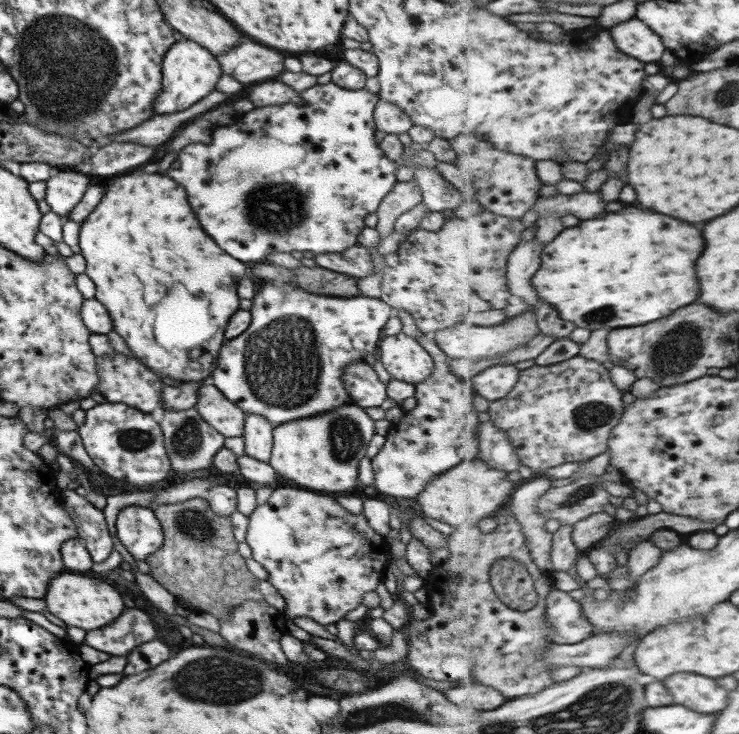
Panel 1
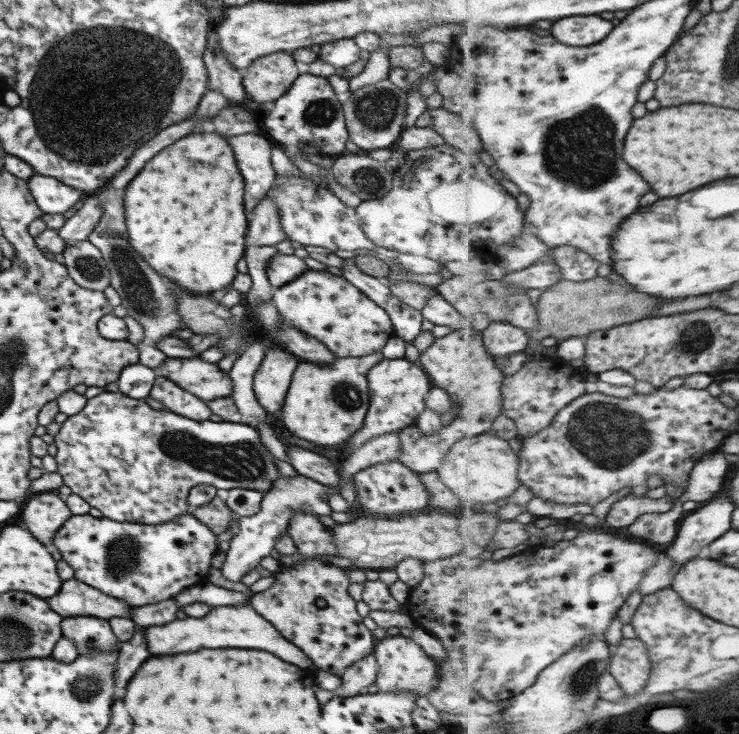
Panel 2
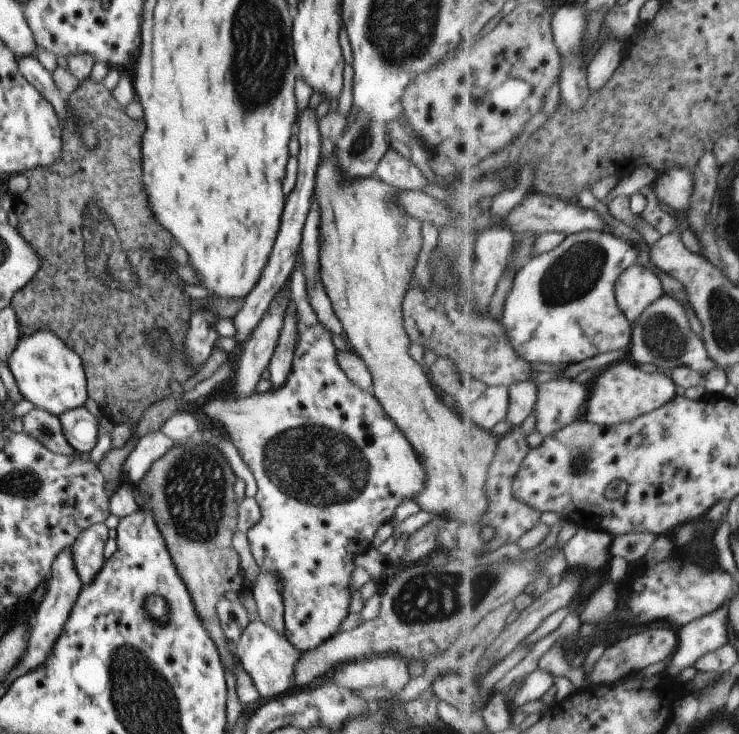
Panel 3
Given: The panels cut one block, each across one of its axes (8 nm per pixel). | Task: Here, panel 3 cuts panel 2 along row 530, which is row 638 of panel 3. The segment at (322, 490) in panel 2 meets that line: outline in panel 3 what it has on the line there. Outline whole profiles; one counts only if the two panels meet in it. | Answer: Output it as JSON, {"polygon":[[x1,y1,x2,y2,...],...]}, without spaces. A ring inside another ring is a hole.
{"polygon":[[255,619,250,621,233,647,234,654,252,677,257,691,260,693,261,701,283,695,294,689,292,686,293,672,300,652,290,644,286,636,276,632,260,619]]}

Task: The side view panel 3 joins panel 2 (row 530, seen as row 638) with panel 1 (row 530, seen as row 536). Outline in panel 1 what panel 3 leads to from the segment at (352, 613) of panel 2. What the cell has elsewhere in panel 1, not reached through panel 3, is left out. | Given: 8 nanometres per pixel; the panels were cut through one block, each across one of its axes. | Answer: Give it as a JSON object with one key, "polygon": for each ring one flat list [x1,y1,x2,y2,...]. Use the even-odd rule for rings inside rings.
{"polygon":[[278,488,268,502,257,506,248,521,245,542,252,550,252,558,268,572,267,581,284,597,284,613,292,620,306,616,318,624,337,623,350,610,360,606,365,594,376,590,391,564,390,544,386,537,370,527,363,513,348,513,335,498,296,488]]}

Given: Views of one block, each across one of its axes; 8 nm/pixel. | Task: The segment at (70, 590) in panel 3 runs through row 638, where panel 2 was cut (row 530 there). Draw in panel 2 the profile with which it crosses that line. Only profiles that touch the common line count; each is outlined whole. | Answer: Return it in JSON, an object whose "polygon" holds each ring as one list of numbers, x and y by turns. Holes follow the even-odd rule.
{"polygon":[[40,494,28,500,26,508,22,510,22,520,28,530,42,542,52,544,54,532,72,516,65,504,64,498,60,500,54,494]]}

